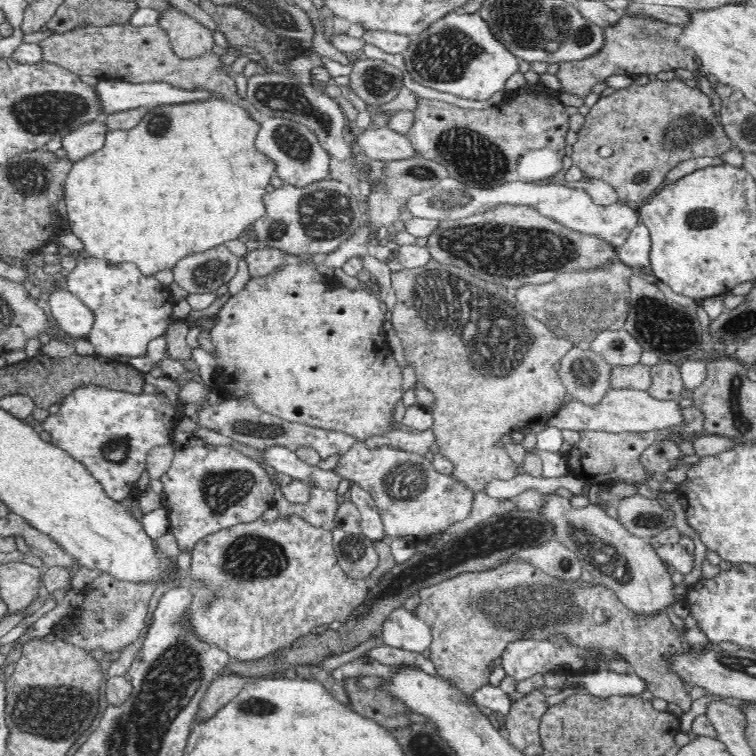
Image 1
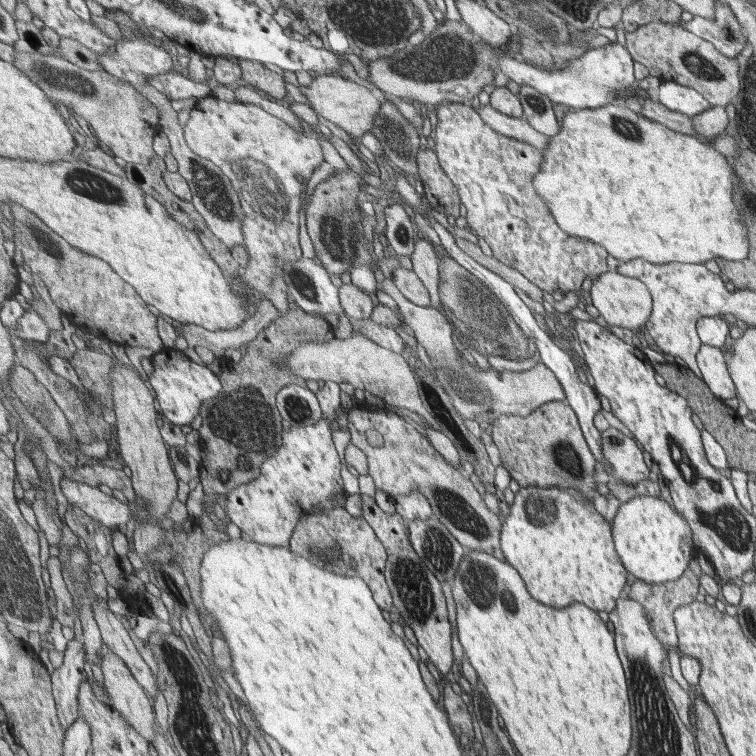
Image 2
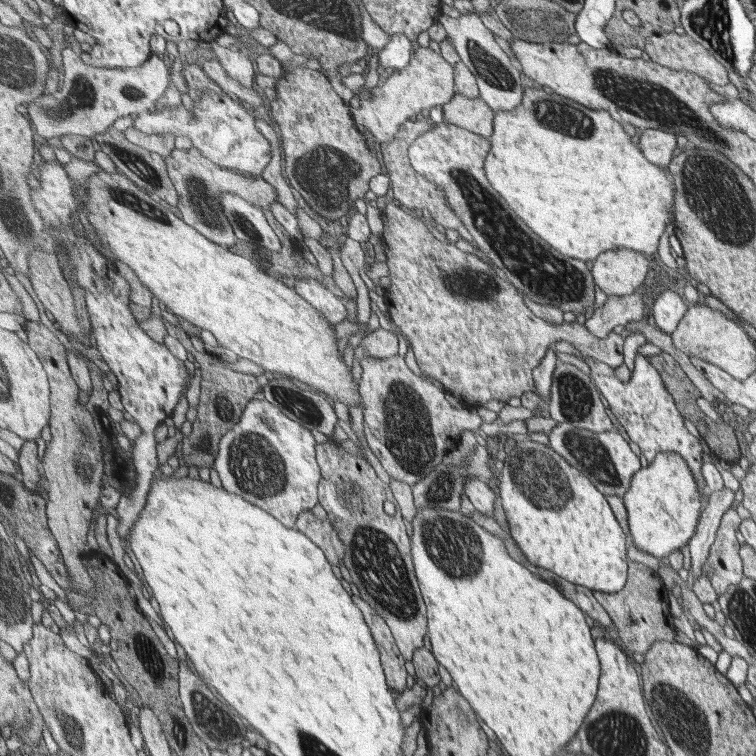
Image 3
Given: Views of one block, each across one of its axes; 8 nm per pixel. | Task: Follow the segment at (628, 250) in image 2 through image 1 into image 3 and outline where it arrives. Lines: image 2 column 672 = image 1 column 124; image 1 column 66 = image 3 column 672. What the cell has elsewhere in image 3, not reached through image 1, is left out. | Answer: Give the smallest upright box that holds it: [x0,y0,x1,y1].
[485,88,676,262]

